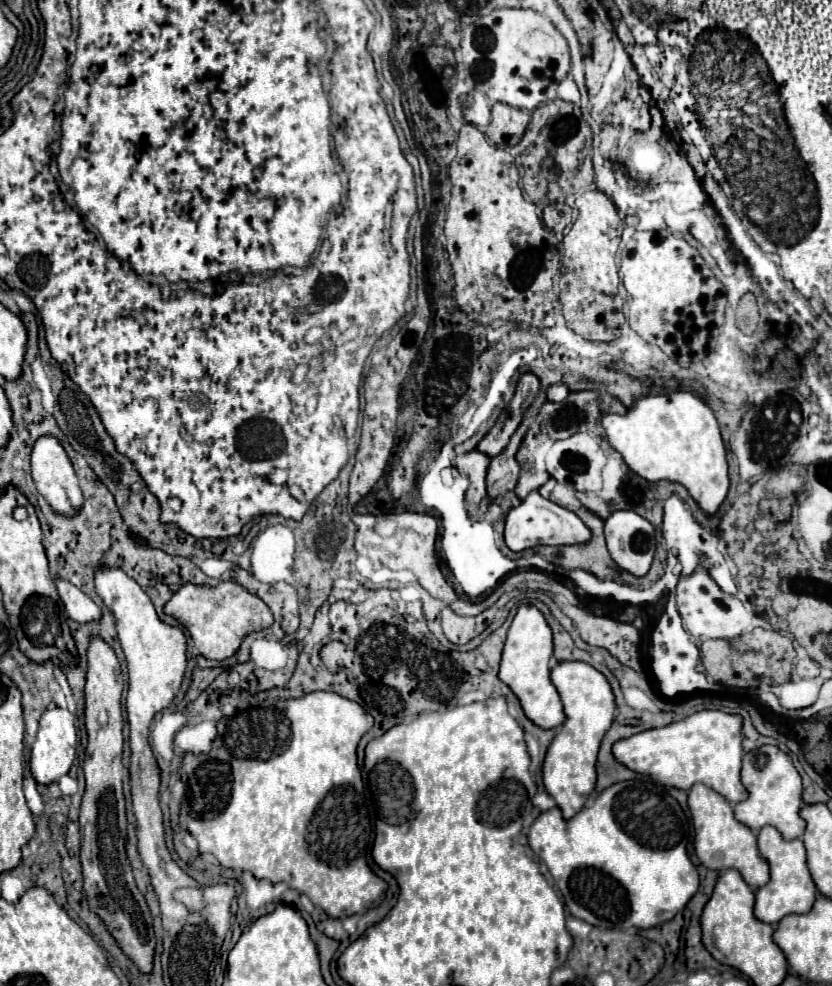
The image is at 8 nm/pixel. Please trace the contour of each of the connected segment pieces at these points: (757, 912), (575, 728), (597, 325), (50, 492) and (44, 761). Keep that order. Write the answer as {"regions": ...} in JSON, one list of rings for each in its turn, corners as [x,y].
{"regions":[[[[764,826],[758,832],[758,852],[770,866],[770,880],[756,890],[754,916],[766,924],[776,924],[788,914],[802,914],[812,908],[816,886],[806,866],[806,850],[800,840],[784,840],[772,826]]],[[[558,662],[550,670],[550,680],[560,694],[566,720],[562,724],[562,730],[548,746],[542,764],[542,782],[546,792],[556,800],[558,808],[562,810],[564,820],[570,820],[576,812],[580,812],[588,794],[594,790],[596,754],[602,736],[614,720],[616,704],[606,676],[586,662]]],[[[588,190],[576,198],[578,218],[564,236],[560,276],[560,302],[570,330],[590,342],[612,342],[620,336],[624,300],[618,294],[616,250],[624,230],[612,200],[600,190]]],[[[40,436],[34,442],[34,448],[32,448],[32,478],[36,482],[38,492],[46,498],[46,502],[58,514],[72,516],[82,506],[84,498],[82,498],[80,488],[78,488],[78,480],[76,480],[72,462],[70,462],[70,458],[68,458],[68,454],[66,454],[66,450],[64,450],[64,446],[60,444],[58,438],[54,438],[54,436]]],[[[50,706],[42,718],[40,718],[40,728],[36,742],[32,746],[30,754],[30,772],[38,784],[52,784],[60,776],[64,776],[76,756],[76,728],[74,728],[74,716],[66,708]]]]}

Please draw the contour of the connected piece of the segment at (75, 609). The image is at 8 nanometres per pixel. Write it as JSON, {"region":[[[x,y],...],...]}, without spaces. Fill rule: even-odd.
{"region":[[[56,578],[54,582],[56,582],[58,594],[64,602],[64,608],[72,620],[76,620],[76,622],[100,620],[100,608],[78,586],[74,586],[72,582],[68,582],[64,578]]]}

